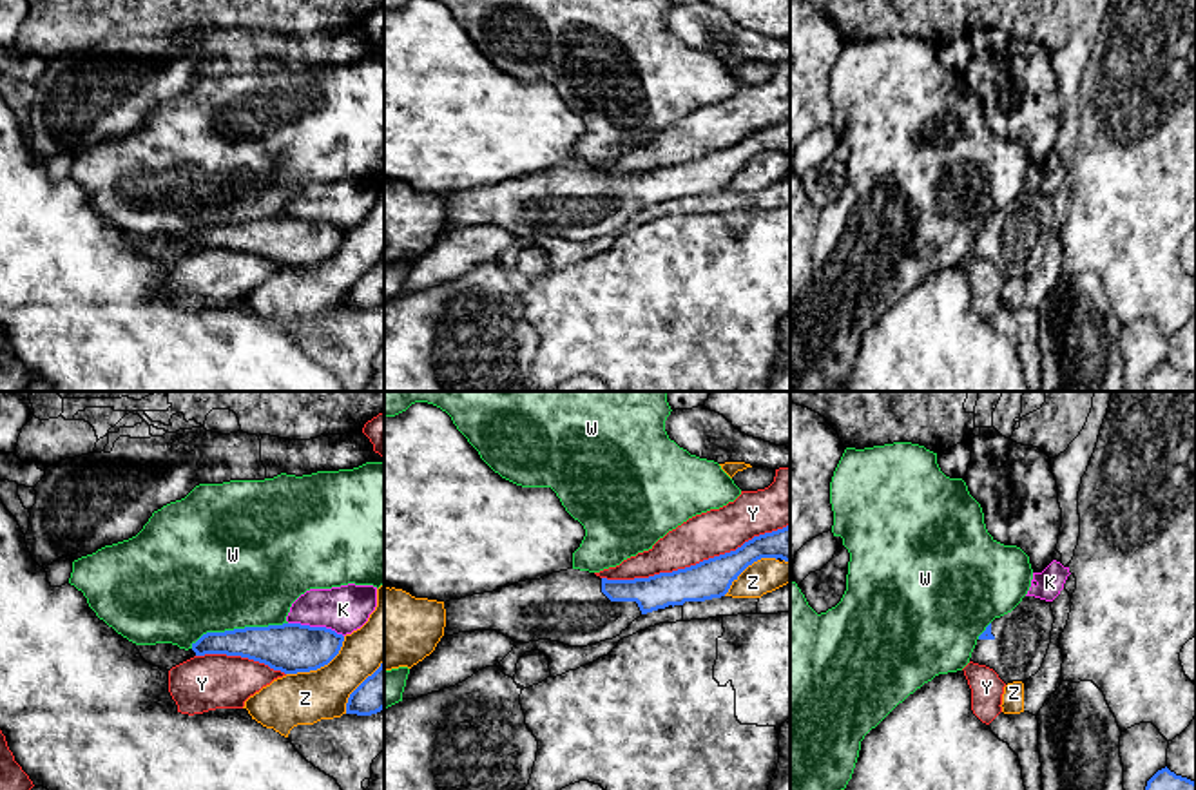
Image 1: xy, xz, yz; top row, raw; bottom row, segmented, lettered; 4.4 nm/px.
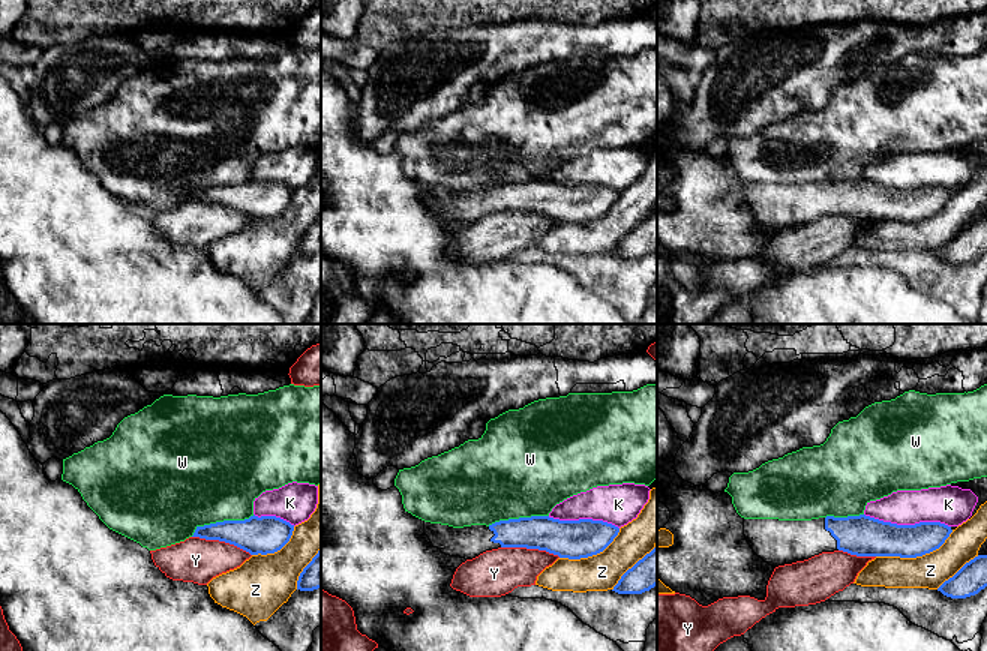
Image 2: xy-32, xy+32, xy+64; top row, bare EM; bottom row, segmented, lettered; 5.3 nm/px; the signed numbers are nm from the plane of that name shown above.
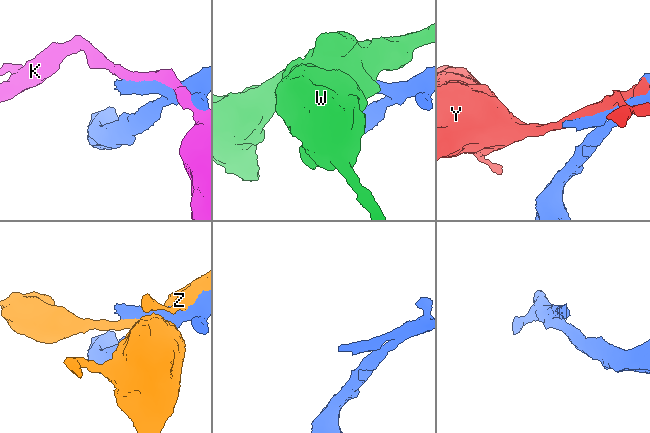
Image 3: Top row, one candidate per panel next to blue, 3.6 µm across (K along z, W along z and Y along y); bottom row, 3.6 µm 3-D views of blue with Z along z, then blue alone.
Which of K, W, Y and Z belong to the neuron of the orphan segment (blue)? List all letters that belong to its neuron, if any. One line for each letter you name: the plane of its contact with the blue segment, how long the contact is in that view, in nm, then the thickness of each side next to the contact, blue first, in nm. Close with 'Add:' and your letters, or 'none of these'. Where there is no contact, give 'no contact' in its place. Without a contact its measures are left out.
Add: none of these

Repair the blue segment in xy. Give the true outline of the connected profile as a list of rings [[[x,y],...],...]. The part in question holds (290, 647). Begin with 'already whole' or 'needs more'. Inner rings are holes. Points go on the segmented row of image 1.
needs more | [[[283,623],[207,632],[188,650],[172,643],[136,645],[136,649],[147,663],[167,670],[194,656],[227,654],[297,674],[328,665],[339,654],[342,641],[342,634],[326,627]]]

